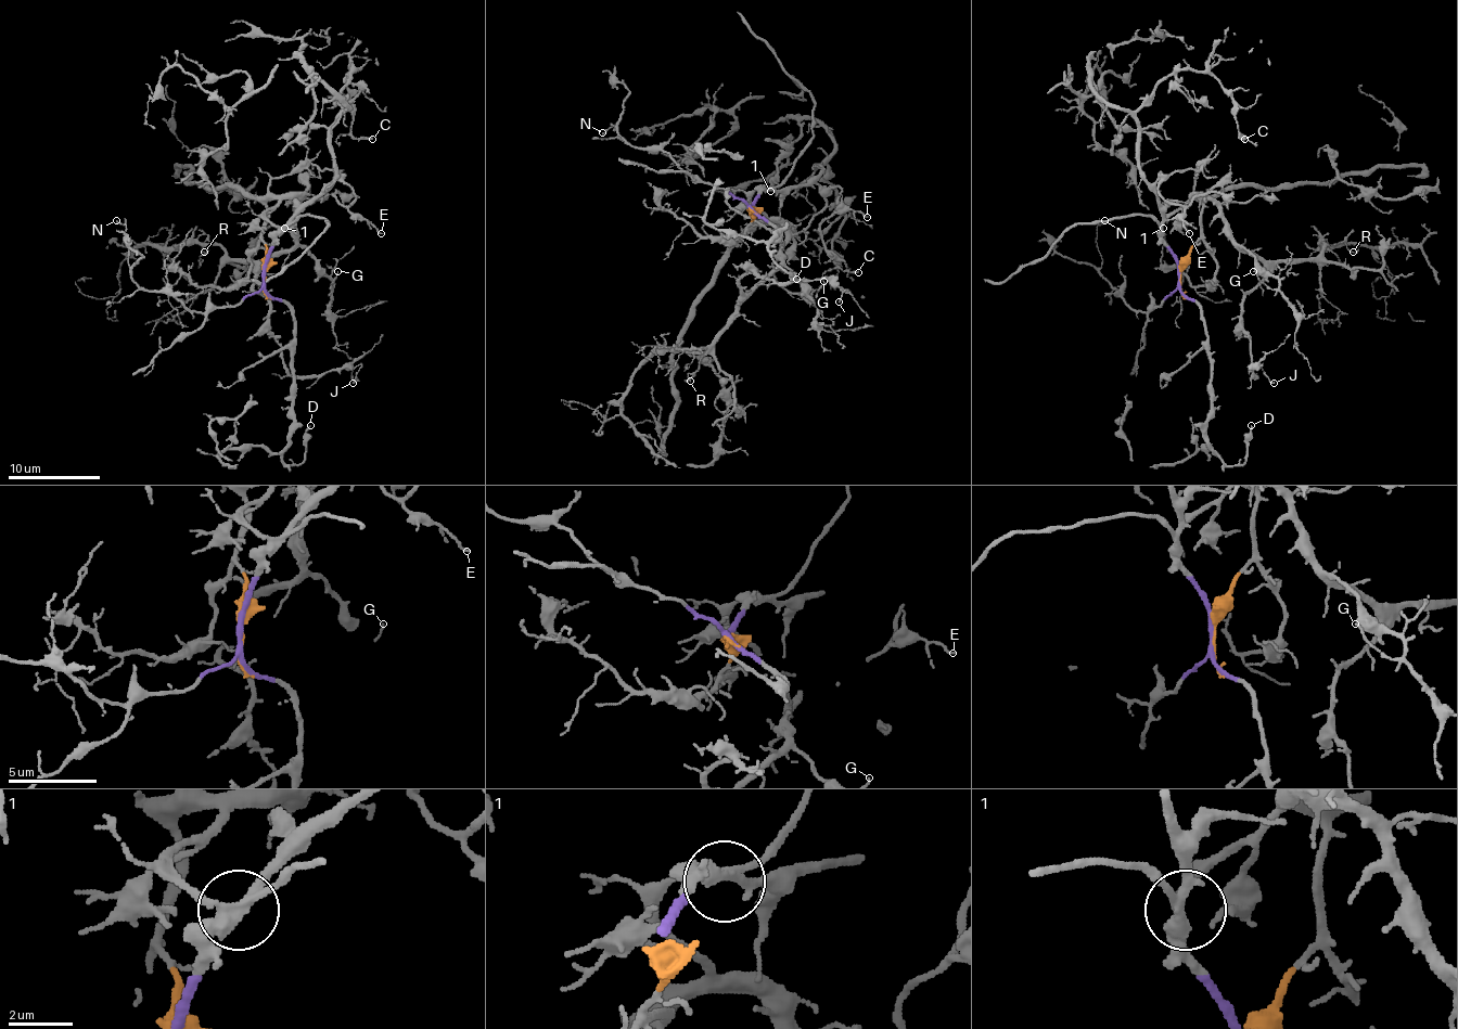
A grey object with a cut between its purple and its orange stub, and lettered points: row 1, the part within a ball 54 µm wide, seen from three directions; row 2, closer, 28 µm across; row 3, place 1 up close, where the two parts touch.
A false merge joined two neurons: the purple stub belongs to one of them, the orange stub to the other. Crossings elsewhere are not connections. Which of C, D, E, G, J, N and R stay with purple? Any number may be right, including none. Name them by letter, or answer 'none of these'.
C, D, E, N

